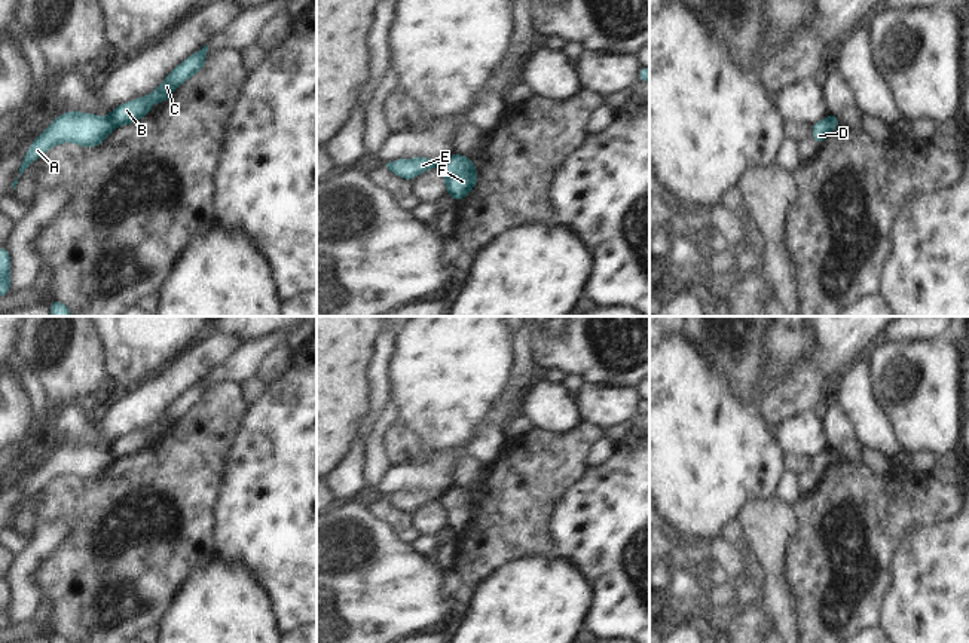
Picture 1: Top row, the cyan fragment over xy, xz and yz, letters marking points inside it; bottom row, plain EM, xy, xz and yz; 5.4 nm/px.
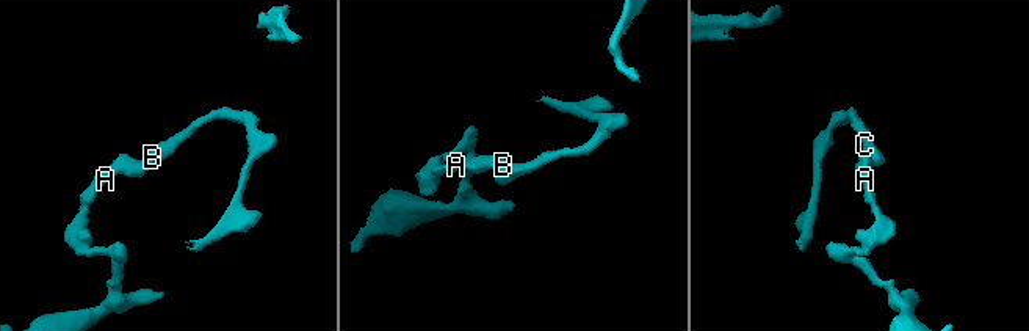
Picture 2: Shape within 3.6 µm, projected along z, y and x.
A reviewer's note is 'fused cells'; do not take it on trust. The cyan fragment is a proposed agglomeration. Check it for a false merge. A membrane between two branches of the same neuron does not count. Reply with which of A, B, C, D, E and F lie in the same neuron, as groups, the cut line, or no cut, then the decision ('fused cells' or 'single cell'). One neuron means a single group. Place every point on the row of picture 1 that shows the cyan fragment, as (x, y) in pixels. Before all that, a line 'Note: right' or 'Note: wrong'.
Note: right
A D E / B C F; cut in xy along (107, 118), (115, 126); fused cells

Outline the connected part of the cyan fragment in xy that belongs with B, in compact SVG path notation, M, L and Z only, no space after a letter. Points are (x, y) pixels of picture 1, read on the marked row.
M208 45L177 65L153 92L113 108L108 114L111 125L114 128L131 125L152 113L152 104L156 104L158 101L161 104L168 102L174 89L181 86L190 76L201 73L205 61L208 59L207 52Z

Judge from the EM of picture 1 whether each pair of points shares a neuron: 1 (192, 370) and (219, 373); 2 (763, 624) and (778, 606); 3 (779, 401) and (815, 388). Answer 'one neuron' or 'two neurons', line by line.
1: two neurons
2: two neurons
3: one neuron

